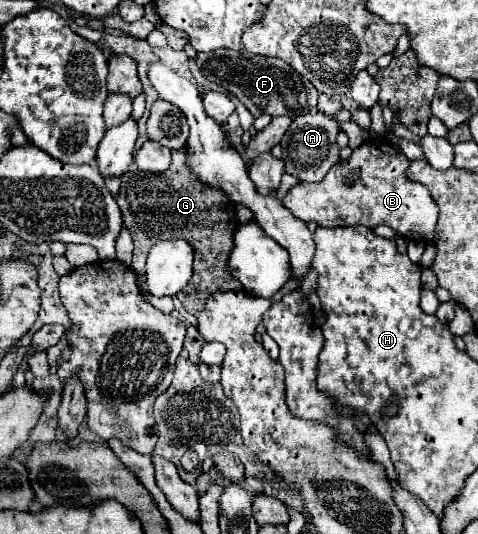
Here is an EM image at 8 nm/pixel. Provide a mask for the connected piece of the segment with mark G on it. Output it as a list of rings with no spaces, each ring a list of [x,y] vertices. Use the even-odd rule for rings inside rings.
[[[178,149],[172,153],[172,165],[164,173],[144,173],[128,171],[122,177],[120,193],[116,203],[122,211],[124,225],[134,239],[134,259],[132,269],[138,275],[144,275],[144,263],[150,247],[162,239],[186,239],[194,247],[194,277],[178,293],[184,309],[192,315],[200,313],[206,307],[206,301],[216,291],[242,291],[242,283],[228,271],[230,251],[234,247],[234,231],[238,229],[238,219],[234,203],[222,197],[206,185],[196,185],[196,179],[190,175],[184,151]],[[206,193],[214,193],[214,199],[206,205]]]

